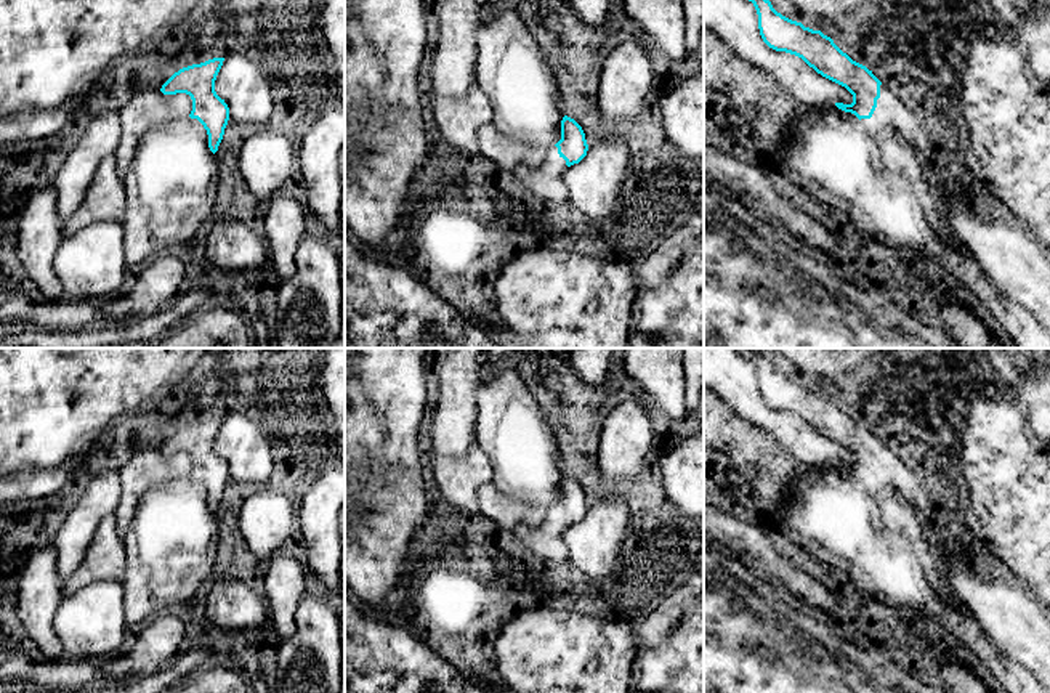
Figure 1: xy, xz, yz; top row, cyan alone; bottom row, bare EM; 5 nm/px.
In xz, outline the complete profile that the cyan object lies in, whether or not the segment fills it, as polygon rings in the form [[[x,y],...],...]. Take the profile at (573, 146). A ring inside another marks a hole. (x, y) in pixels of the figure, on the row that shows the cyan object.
[[[571,117],[561,120],[561,140],[547,149],[542,164],[535,168],[519,167],[515,176],[535,196],[551,202],[564,204],[567,188],[563,173],[567,167],[579,164],[588,151],[582,127]]]

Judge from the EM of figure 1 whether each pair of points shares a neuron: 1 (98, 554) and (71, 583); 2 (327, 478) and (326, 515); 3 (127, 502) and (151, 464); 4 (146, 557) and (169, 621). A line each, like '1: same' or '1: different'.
1: same
2: same
3: same
4: different

